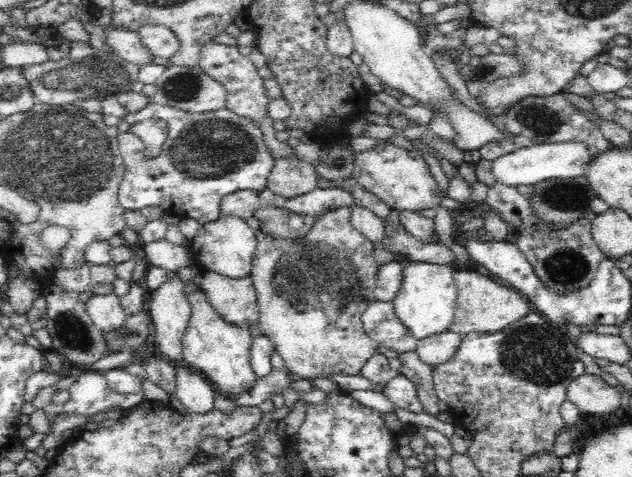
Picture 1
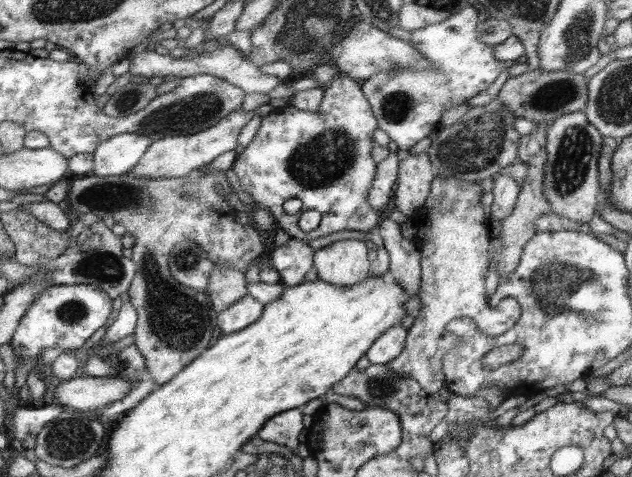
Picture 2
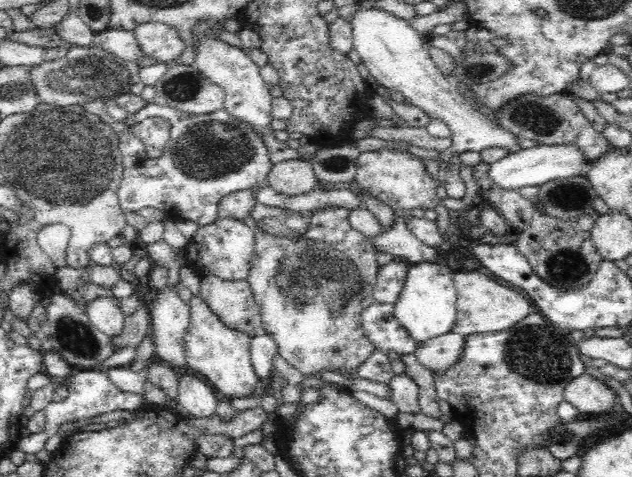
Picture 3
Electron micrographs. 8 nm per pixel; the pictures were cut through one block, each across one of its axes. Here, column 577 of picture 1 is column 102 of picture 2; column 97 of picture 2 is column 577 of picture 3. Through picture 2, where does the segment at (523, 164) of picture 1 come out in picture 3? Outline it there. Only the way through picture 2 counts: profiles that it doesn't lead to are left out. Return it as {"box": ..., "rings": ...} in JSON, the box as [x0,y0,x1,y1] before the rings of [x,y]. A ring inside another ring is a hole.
{"box":[488,144,590,190],"rings":[[[553,144],[538,145],[531,148],[518,150],[518,152],[508,153],[507,156],[500,158],[490,165],[488,176],[491,186],[503,190],[516,190],[522,186],[540,186],[557,178],[570,178],[573,176],[586,177],[590,163],[585,158],[584,153],[573,146],[573,144]]]}

